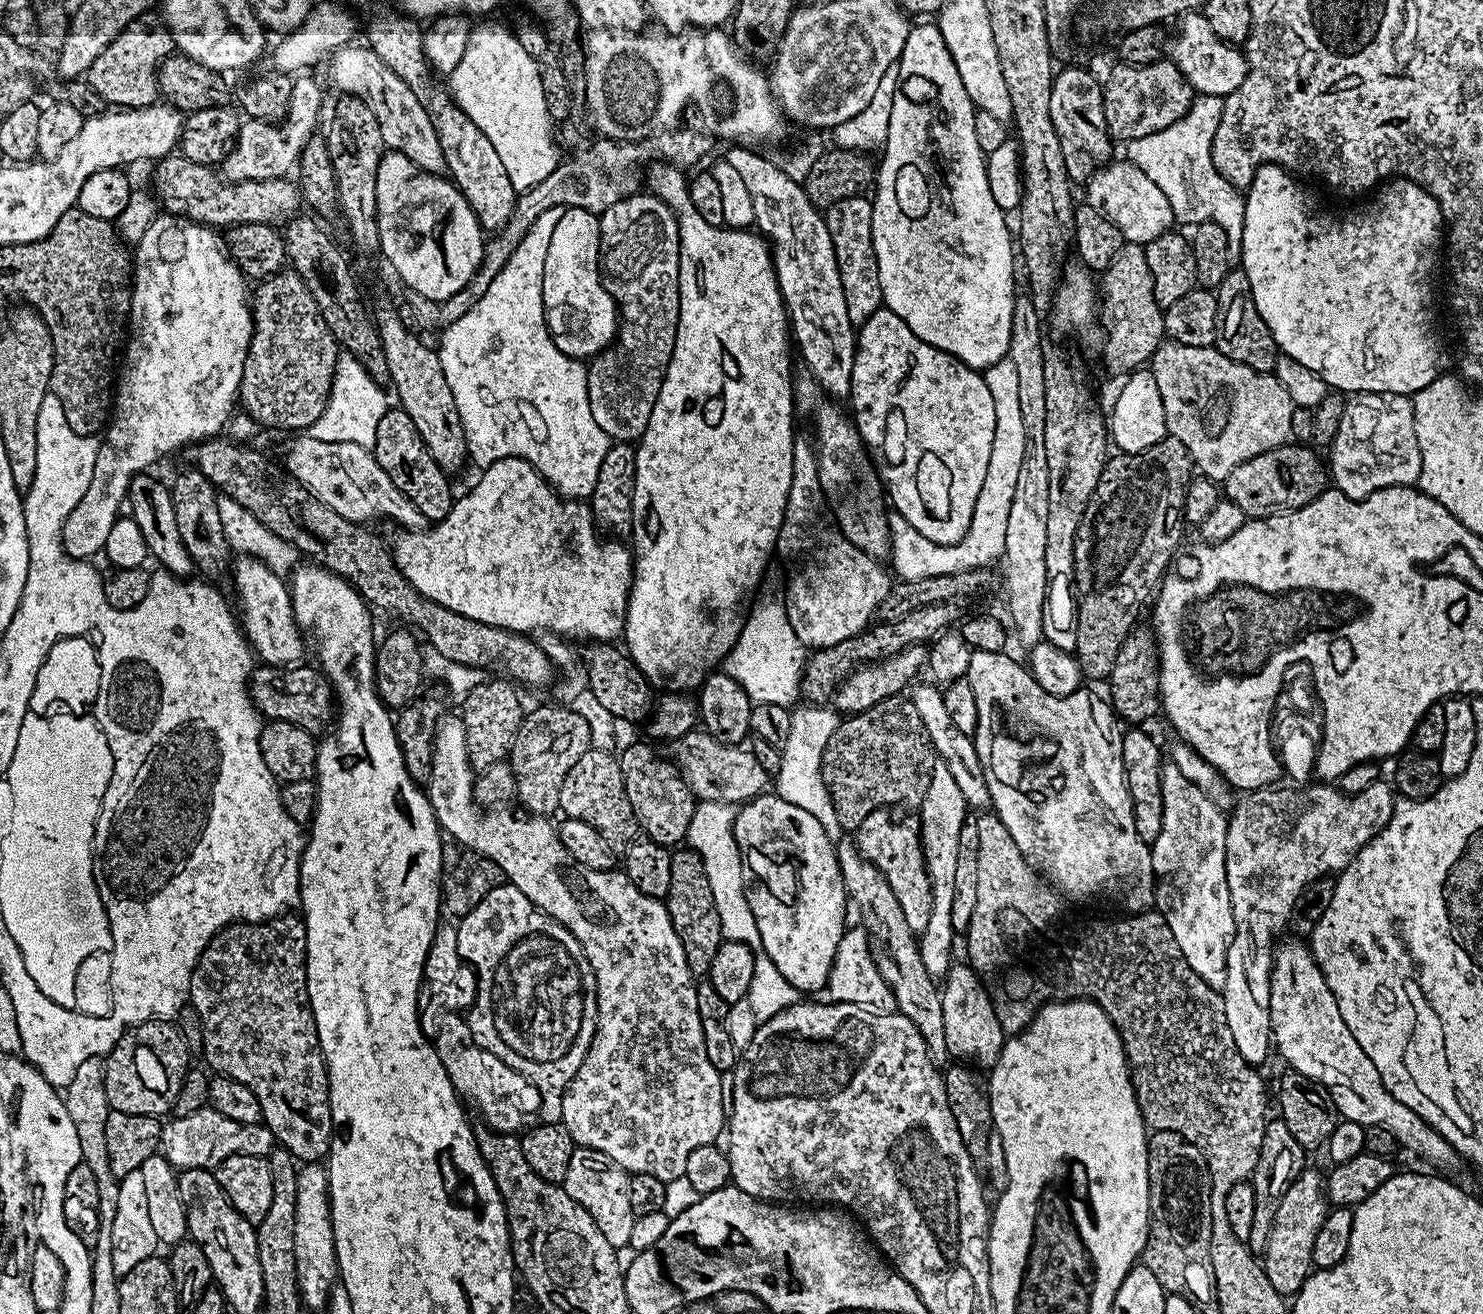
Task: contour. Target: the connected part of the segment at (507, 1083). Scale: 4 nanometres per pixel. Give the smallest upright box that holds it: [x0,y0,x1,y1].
[434,1010,540,1133]

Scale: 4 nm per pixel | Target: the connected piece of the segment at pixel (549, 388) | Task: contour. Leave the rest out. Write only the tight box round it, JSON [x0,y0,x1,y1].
[438,223,610,501]

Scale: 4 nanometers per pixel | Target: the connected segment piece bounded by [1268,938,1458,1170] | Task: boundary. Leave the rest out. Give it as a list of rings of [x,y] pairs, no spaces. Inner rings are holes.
[[[1291,939],[1285,944],[1283,941],[1275,949],[1272,962],[1272,990],[1268,1009],[1272,1019],[1275,1051],[1277,1053],[1280,1051],[1281,1058],[1288,1063],[1287,1067],[1291,1071],[1306,1074],[1306,1078],[1321,1084],[1332,1095],[1334,1106],[1343,1119],[1356,1122],[1364,1128],[1386,1126],[1386,1130],[1390,1130],[1390,1134],[1394,1134],[1394,1138],[1400,1143],[1401,1149],[1409,1148],[1414,1155],[1421,1156],[1428,1164],[1433,1164],[1436,1167],[1433,1169],[1444,1170],[1440,1168],[1450,1167],[1455,1160],[1458,1160],[1456,1149],[1449,1140],[1442,1138],[1442,1134],[1438,1134],[1438,1130],[1434,1130],[1422,1117],[1414,1114],[1410,1106],[1402,1106],[1402,1102],[1398,1102],[1398,1098],[1394,1098],[1394,1094],[1386,1090],[1374,1062],[1366,1058],[1366,1050],[1358,1046],[1358,1038],[1354,1038],[1354,1034],[1350,1034],[1350,1026],[1342,1022],[1342,1010],[1338,1010],[1338,1002],[1334,994],[1330,994],[1330,986],[1326,986],[1326,978],[1312,956],[1311,947],[1304,945],[1303,948],[1300,945],[1303,943],[1299,939]]]

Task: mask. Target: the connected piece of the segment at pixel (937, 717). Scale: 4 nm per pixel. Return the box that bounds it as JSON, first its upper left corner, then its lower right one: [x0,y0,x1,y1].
[910,683,990,809]

